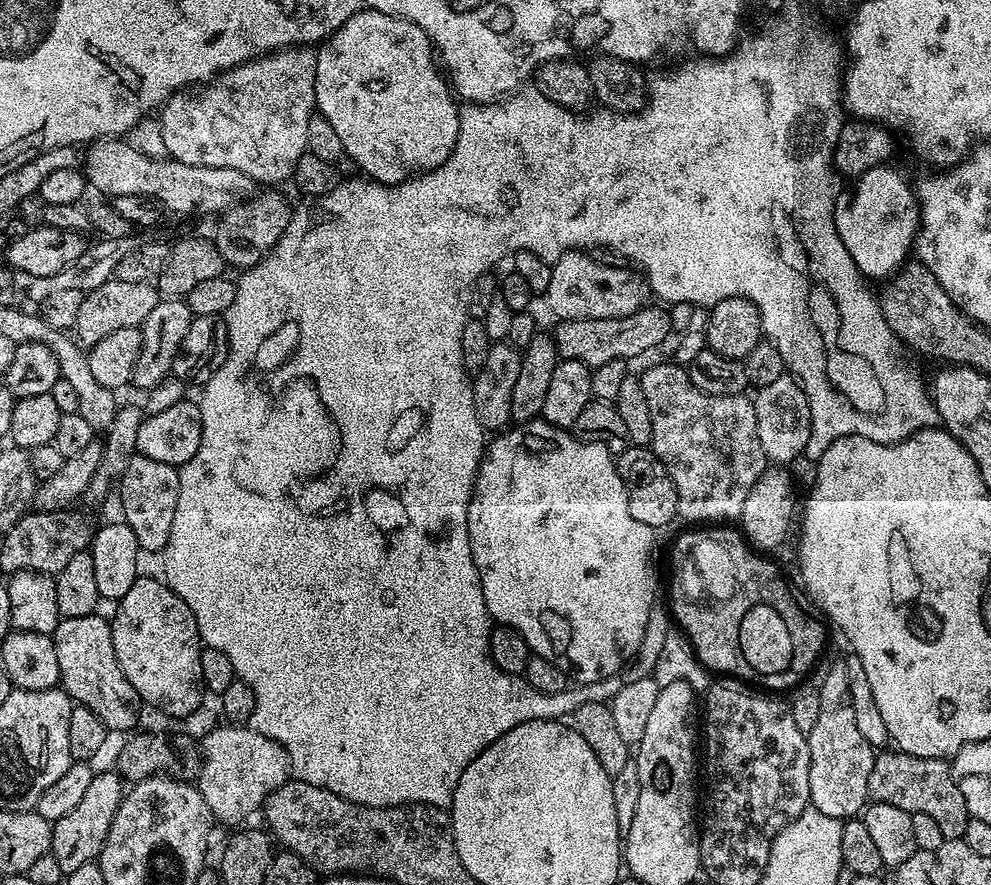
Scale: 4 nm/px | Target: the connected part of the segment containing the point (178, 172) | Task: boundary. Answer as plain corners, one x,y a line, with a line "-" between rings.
101,138
87,145
88,153
84,156
82,171
88,178
89,185
93,189
97,188
97,193
108,198
125,196
126,194
138,194
139,196
152,196
159,200
165,209
172,212
192,212
195,208
200,208
204,216
211,212
223,214
236,204
242,204
246,200
257,195
257,181
250,178
250,174
242,174
242,170
230,170
230,166
190,166
186,162
178,162
171,158
155,160
152,156
147,156
144,152
139,152
132,144
127,144
124,138

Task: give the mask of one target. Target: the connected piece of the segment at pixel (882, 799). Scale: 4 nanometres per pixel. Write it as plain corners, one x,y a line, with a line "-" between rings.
899,750
879,753
870,770
869,797
875,803
898,806
898,810
930,814
945,838
956,838
963,833
966,823
962,790
958,790
951,767
944,760
918,758

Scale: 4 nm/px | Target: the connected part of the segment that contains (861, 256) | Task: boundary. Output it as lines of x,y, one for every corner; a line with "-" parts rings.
828,152
828,172
833,172
832,180
837,180
836,188
841,192
839,199
832,196
832,203
836,205
837,232
860,273
868,278
887,277
905,263
904,255
914,244
918,202
913,189
891,166
881,166
860,174
854,183
857,184
849,192
848,189
843,191
844,182
834,164
834,156
835,152

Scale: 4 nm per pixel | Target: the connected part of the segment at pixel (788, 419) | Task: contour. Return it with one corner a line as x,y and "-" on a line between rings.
783,374
776,377
769,384
759,389
760,393
754,396
756,406
756,425
758,426
758,438
762,442
762,450
769,461
776,466
788,466
791,460
801,459
809,442
814,439
814,429
810,418
810,406
804,393
804,389
791,375

